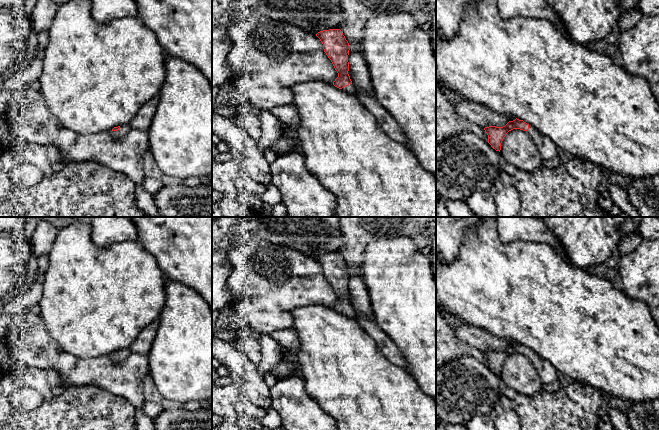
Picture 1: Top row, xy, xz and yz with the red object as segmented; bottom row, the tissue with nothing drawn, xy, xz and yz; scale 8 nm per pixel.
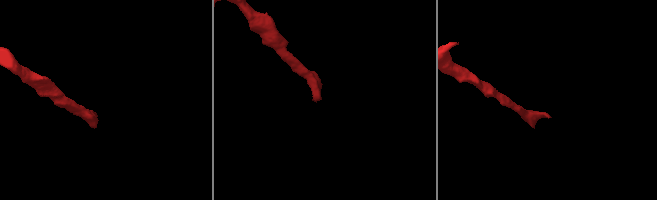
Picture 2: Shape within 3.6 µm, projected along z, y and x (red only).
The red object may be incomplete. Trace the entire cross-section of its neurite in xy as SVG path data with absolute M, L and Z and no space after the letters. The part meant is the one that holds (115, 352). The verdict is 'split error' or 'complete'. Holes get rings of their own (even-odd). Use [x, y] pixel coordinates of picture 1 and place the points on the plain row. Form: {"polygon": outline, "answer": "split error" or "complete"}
{"polygon": "M129 348L114 351L109 357L115 364L122 363L132 352Z", "answer": "split error"}

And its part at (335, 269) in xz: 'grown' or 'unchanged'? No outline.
grown

